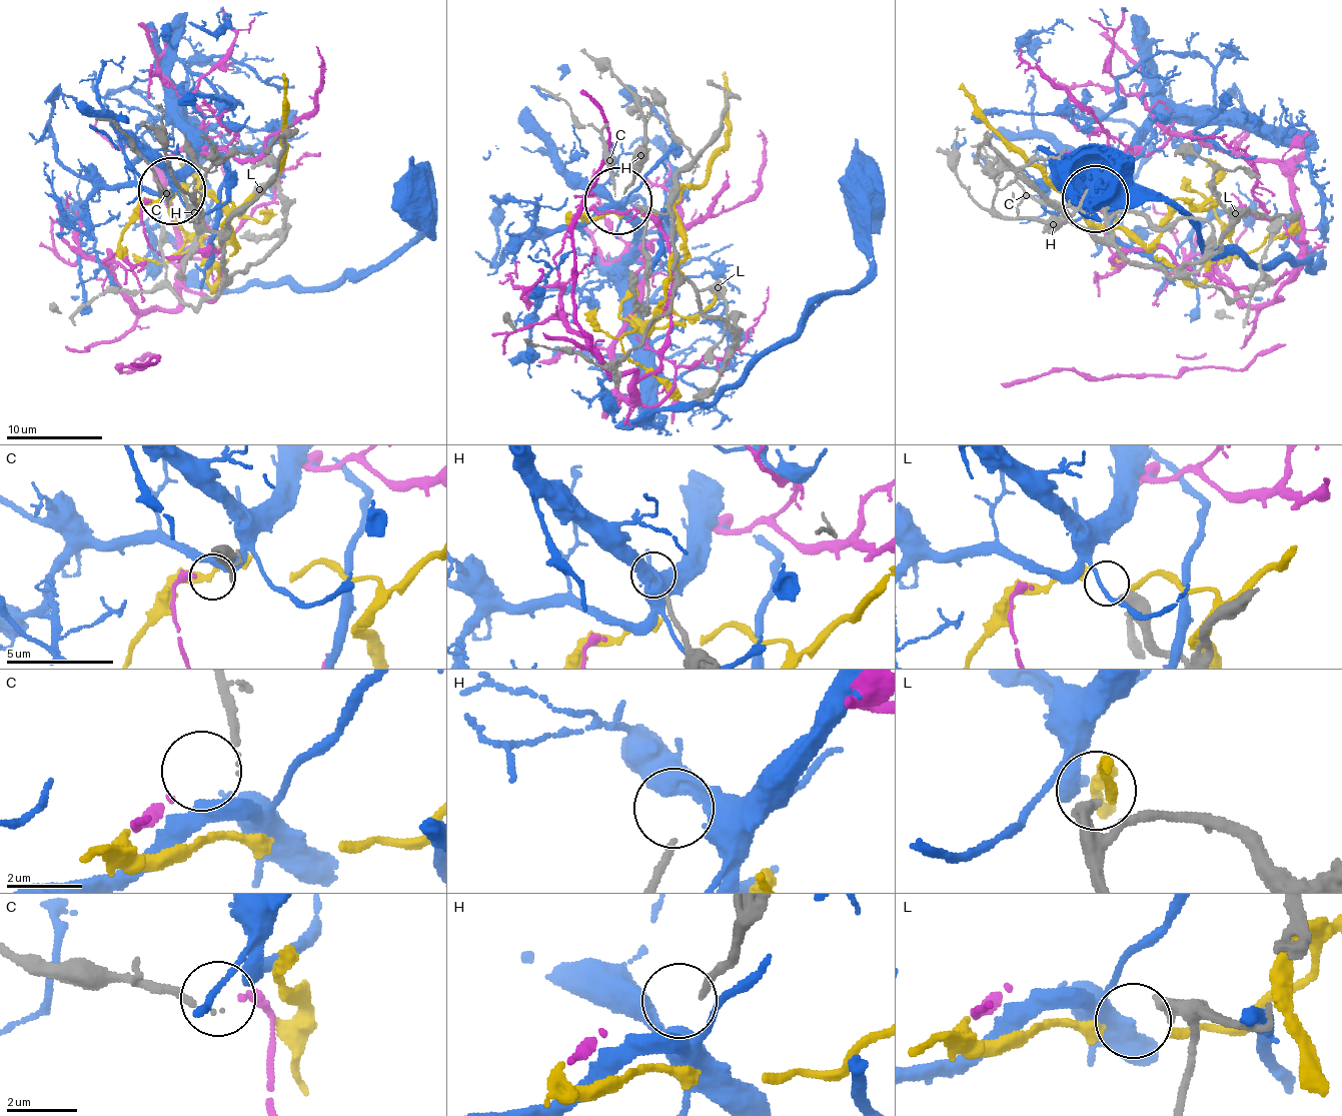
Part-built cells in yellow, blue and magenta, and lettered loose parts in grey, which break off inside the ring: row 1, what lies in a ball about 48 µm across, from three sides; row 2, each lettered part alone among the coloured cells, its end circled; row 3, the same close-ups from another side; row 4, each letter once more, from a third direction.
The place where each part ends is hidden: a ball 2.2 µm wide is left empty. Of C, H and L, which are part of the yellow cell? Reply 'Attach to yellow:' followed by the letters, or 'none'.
Attach to yellow: none

